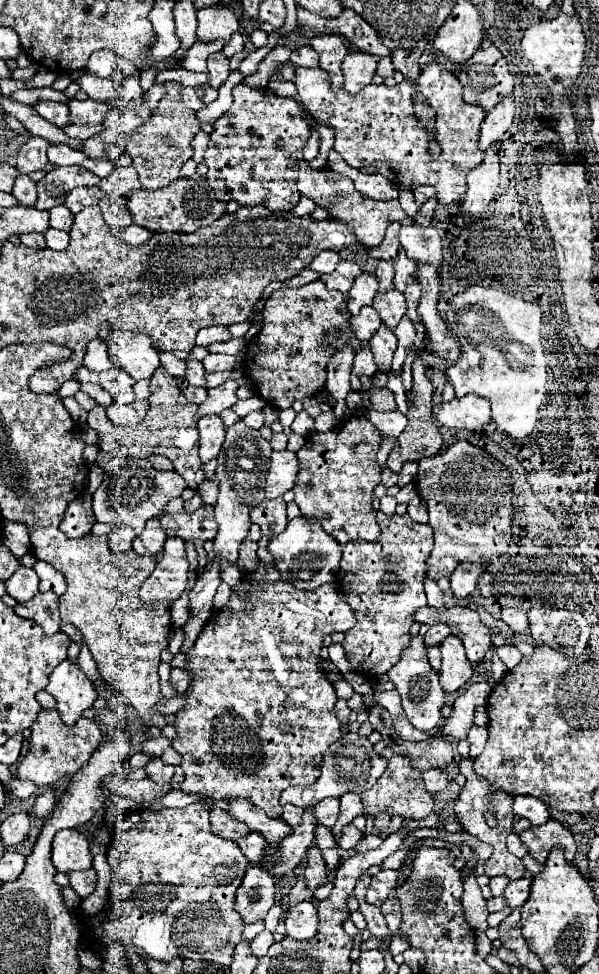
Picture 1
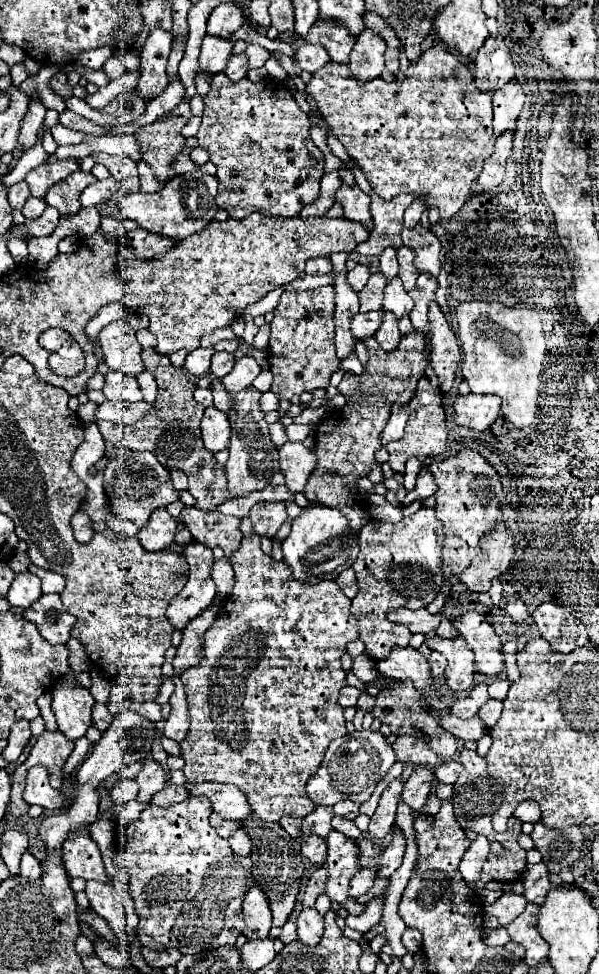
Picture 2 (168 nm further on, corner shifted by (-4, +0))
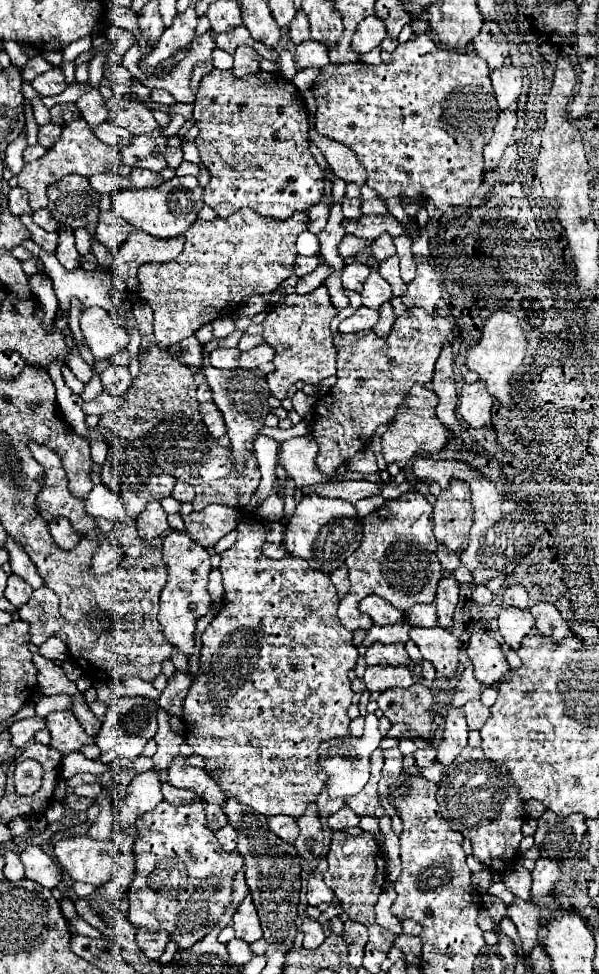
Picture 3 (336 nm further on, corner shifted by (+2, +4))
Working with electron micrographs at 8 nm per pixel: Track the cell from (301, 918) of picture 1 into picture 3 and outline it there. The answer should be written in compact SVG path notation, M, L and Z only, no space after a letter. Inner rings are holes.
M306 917L304 923L302 923L302 935L304 935L304 947L306 949L316 949L326 939L326 935L322 931L322 925L318 921L310 919L310 917Z

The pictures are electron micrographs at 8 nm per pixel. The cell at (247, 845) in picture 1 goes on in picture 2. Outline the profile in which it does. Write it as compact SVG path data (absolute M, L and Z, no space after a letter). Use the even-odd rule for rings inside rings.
M242 829L234 831L234 835L228 837L228 843L230 843L234 855L240 855L240 857L250 855L250 839L246 839L246 833Z

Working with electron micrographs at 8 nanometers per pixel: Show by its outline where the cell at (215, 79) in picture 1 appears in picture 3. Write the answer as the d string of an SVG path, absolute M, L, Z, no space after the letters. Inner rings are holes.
M238 47L236 53L234 53L232 73L234 73L236 77L244 77L244 75L250 75L250 73L256 73L260 59L262 59L262 57L260 57L258 51L254 51L252 47Z

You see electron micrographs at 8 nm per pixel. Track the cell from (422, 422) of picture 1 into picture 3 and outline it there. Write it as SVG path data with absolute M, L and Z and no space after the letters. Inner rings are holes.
M414 385L410 389L408 399L402 403L402 407L396 413L394 427L382 435L382 453L386 463L396 463L400 469L404 469L408 461L412 461L416 455L422 455L422 453L432 455L446 445L450 431L436 417L436 405L438 405L438 397L426 385Z

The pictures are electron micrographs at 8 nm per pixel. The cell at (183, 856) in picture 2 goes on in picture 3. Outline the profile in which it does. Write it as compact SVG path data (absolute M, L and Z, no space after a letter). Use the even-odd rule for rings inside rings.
M192 799L180 807L162 801L156 809L136 819L134 879L128 889L128 921L148 931L168 931L170 939L188 949L212 927L232 903L232 879L242 869L240 853L226 853L206 827L206 803Z

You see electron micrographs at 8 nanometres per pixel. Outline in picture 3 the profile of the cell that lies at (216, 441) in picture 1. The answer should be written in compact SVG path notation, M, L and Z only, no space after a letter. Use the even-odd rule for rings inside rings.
M212 401L210 403L200 403L200 415L202 415L202 421L204 421L204 425L208 427L208 431L214 439L220 439L226 433L224 419L222 419L220 411L216 411L216 405Z

